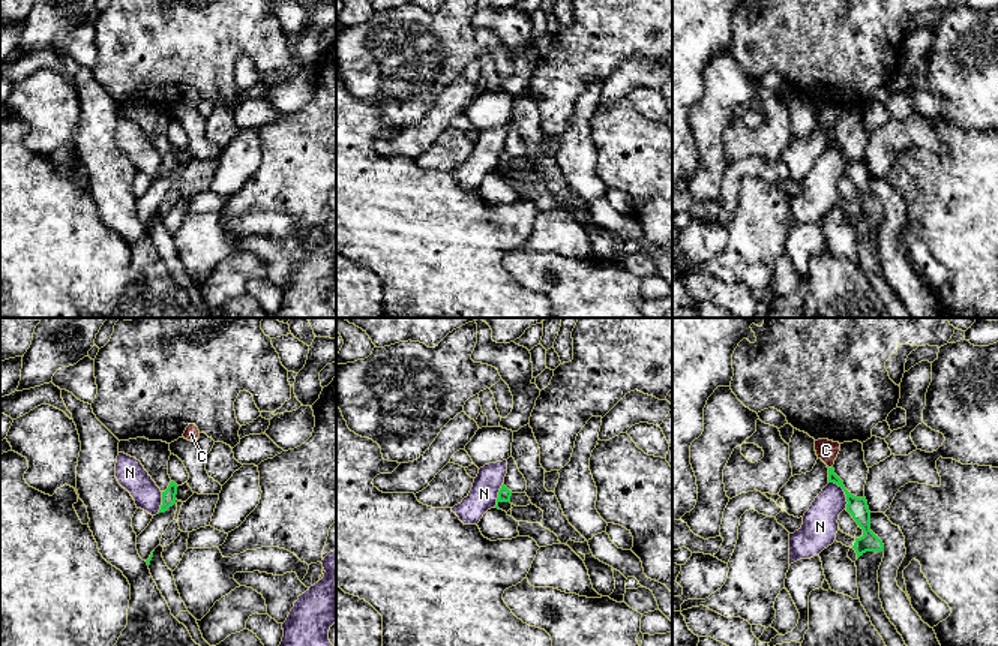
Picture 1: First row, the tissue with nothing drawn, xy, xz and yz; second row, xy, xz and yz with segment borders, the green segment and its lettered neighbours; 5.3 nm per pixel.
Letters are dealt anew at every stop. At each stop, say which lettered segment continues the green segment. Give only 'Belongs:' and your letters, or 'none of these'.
Belongs: C

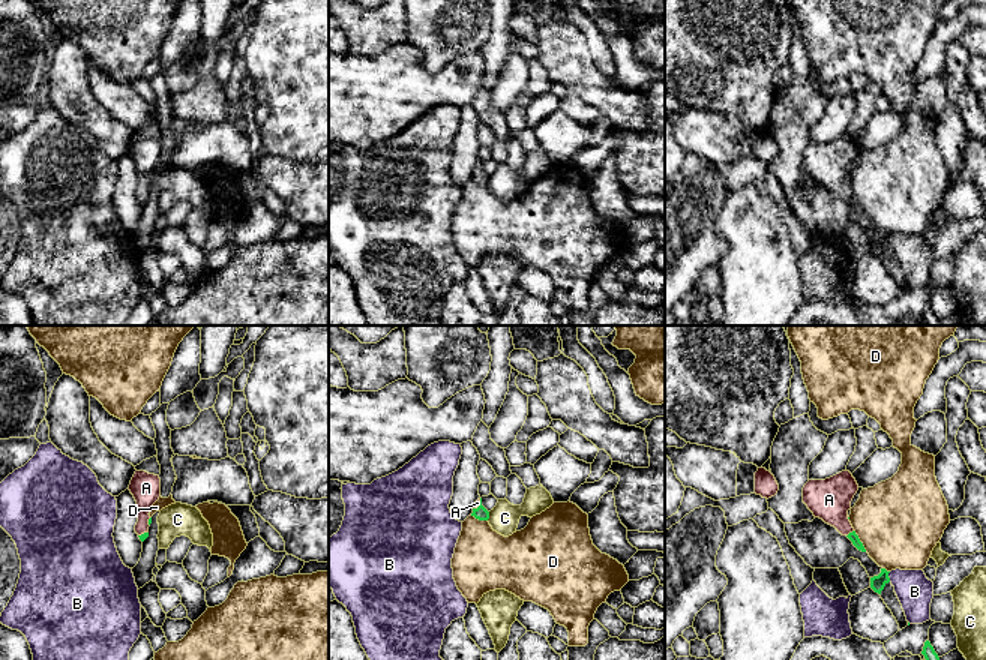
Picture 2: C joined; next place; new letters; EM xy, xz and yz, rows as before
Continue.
Belongs: A

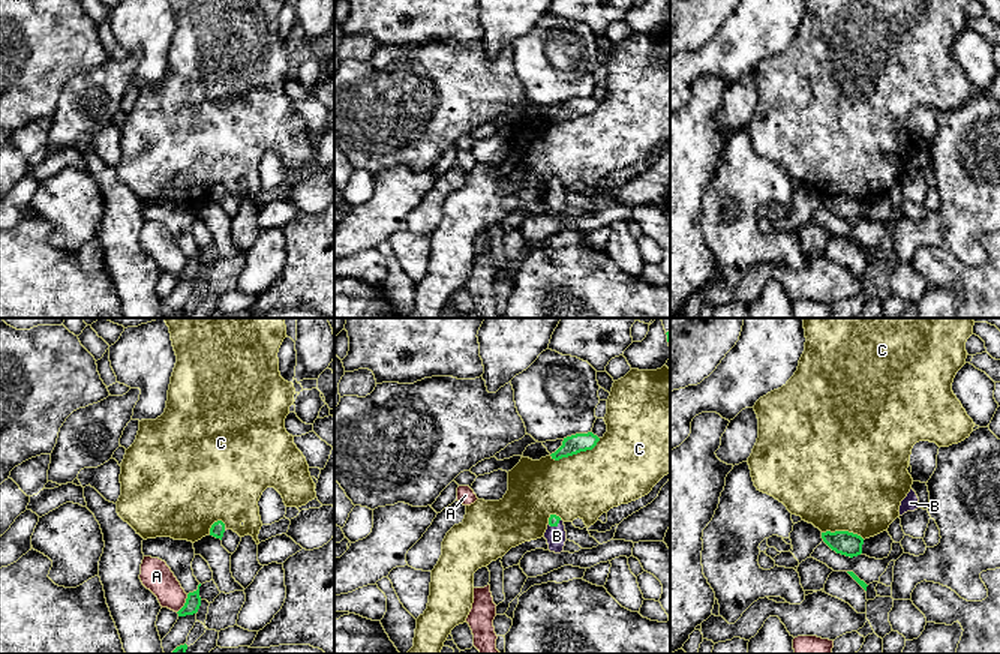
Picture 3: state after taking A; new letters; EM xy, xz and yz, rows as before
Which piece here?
Belongs: B

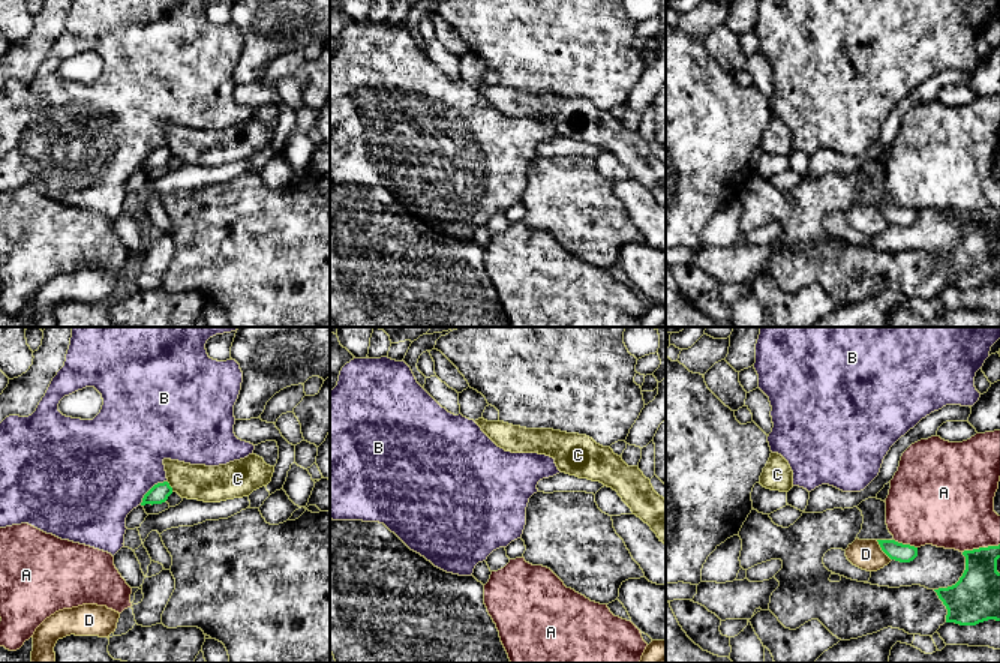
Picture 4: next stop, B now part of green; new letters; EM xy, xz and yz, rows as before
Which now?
Belongs: none of these

